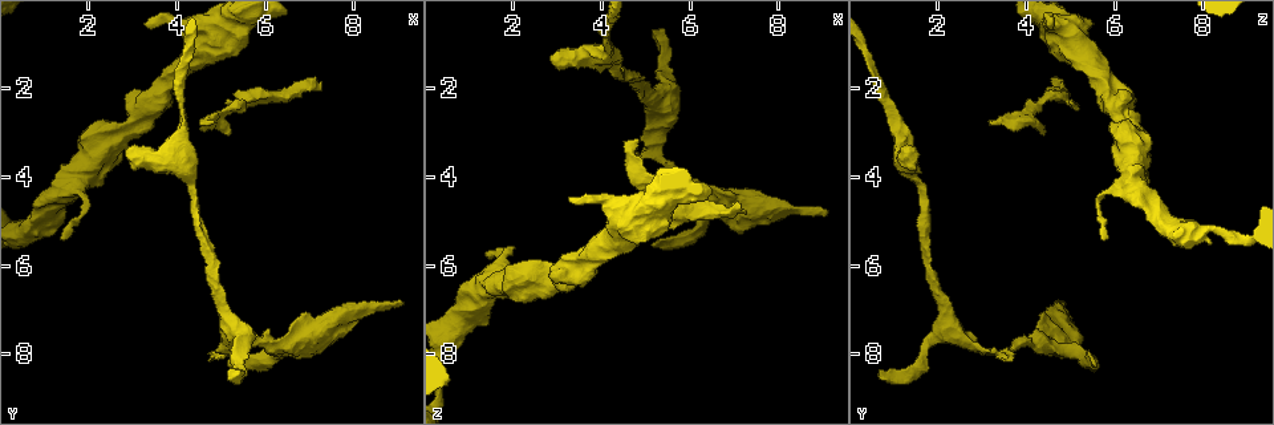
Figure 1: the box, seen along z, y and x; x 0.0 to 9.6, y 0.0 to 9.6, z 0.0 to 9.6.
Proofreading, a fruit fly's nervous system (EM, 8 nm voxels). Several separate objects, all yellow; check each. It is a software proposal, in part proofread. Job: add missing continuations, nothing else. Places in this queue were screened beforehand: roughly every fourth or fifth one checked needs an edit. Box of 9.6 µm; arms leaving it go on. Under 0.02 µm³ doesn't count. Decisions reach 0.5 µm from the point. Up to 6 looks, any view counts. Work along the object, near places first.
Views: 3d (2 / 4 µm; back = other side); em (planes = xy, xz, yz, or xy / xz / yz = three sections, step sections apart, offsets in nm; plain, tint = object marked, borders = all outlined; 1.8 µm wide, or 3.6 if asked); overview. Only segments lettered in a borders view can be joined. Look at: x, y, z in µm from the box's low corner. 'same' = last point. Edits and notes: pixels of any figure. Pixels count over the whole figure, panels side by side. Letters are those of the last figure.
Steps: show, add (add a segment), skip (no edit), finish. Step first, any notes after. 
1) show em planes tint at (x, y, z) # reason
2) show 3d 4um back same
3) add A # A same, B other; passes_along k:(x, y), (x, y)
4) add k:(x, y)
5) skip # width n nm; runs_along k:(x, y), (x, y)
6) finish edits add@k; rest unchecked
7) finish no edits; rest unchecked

show 3d 2um at (5.25, 7.90, 3.30) # narrows sharply

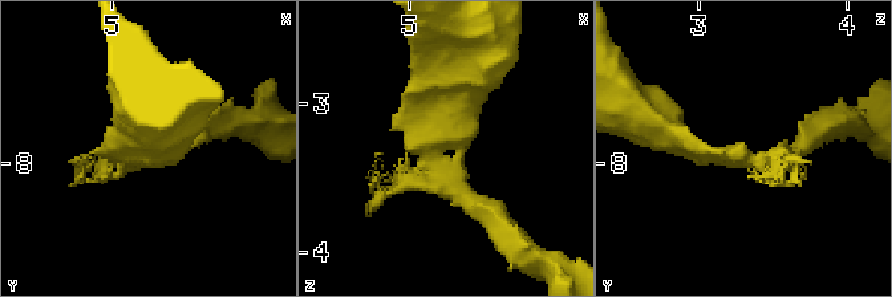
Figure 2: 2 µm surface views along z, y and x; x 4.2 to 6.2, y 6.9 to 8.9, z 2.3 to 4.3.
show em xz step 4 tint at (5.20, 7.92, 3.30)

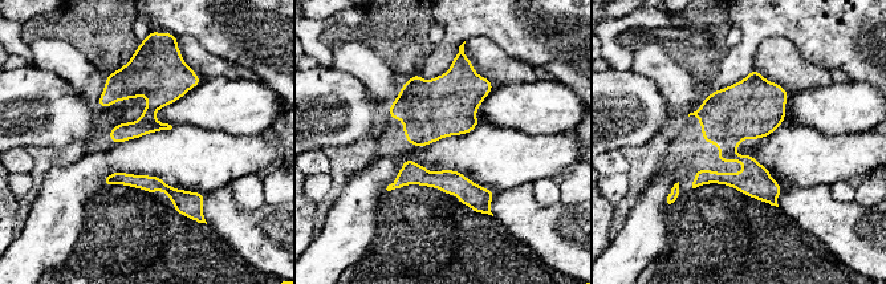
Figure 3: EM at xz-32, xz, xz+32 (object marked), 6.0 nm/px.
show em xz step 4 borders same # see the neighbours

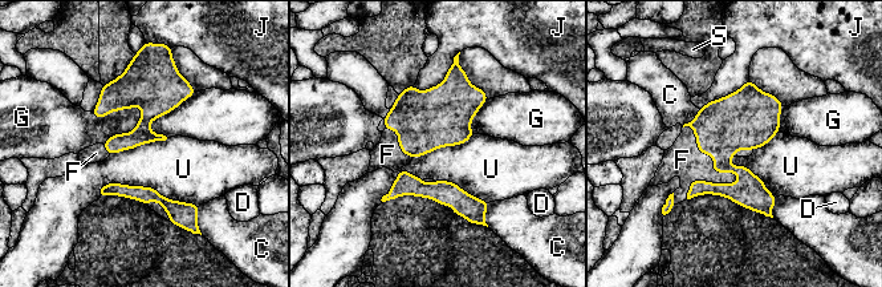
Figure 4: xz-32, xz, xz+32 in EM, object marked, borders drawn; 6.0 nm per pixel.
add F # width 120 nm; longest_contact U 650 nm; C other, D other, F same, G other, J other, S other, U other; the neuron continues

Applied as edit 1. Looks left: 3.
show overview # redraw

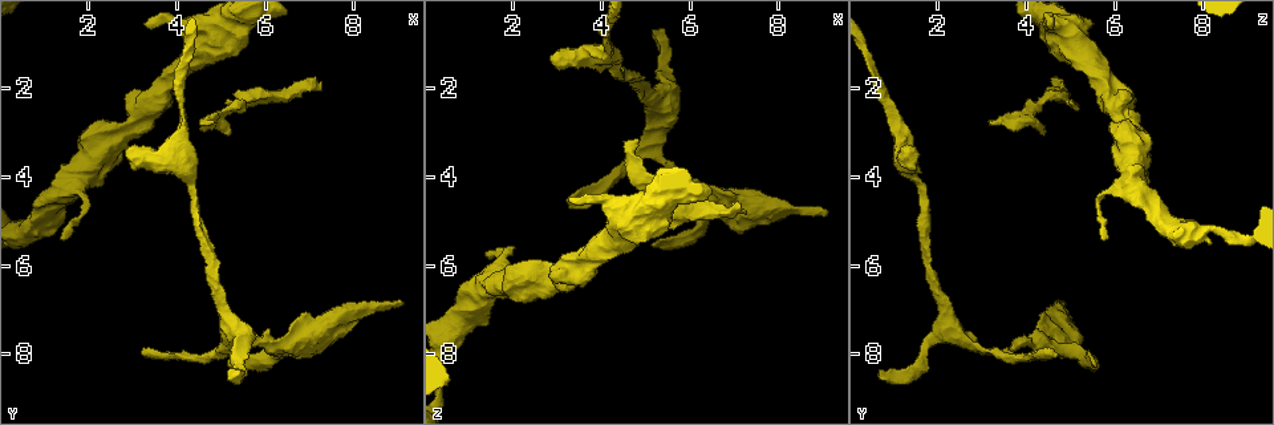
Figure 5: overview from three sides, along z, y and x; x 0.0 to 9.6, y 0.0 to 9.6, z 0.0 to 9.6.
show em 3.6um xz step 16 borders at (5.20, 8.40, 0.65) # an open end

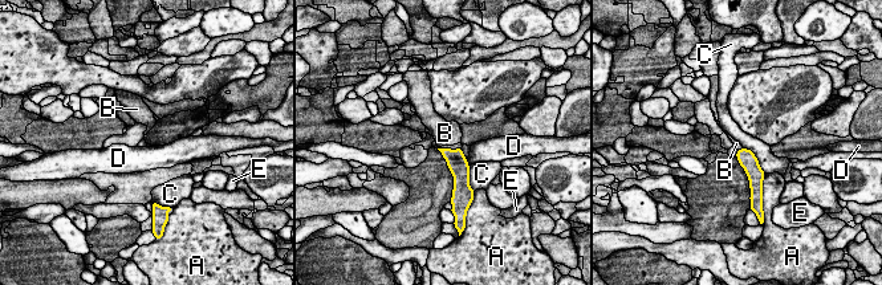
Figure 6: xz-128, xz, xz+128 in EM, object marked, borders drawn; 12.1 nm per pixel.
add B # A other, B same, C other, D other, E other; the neuron continues

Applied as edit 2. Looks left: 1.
finish edits add@4, add@6; rest unchecked

